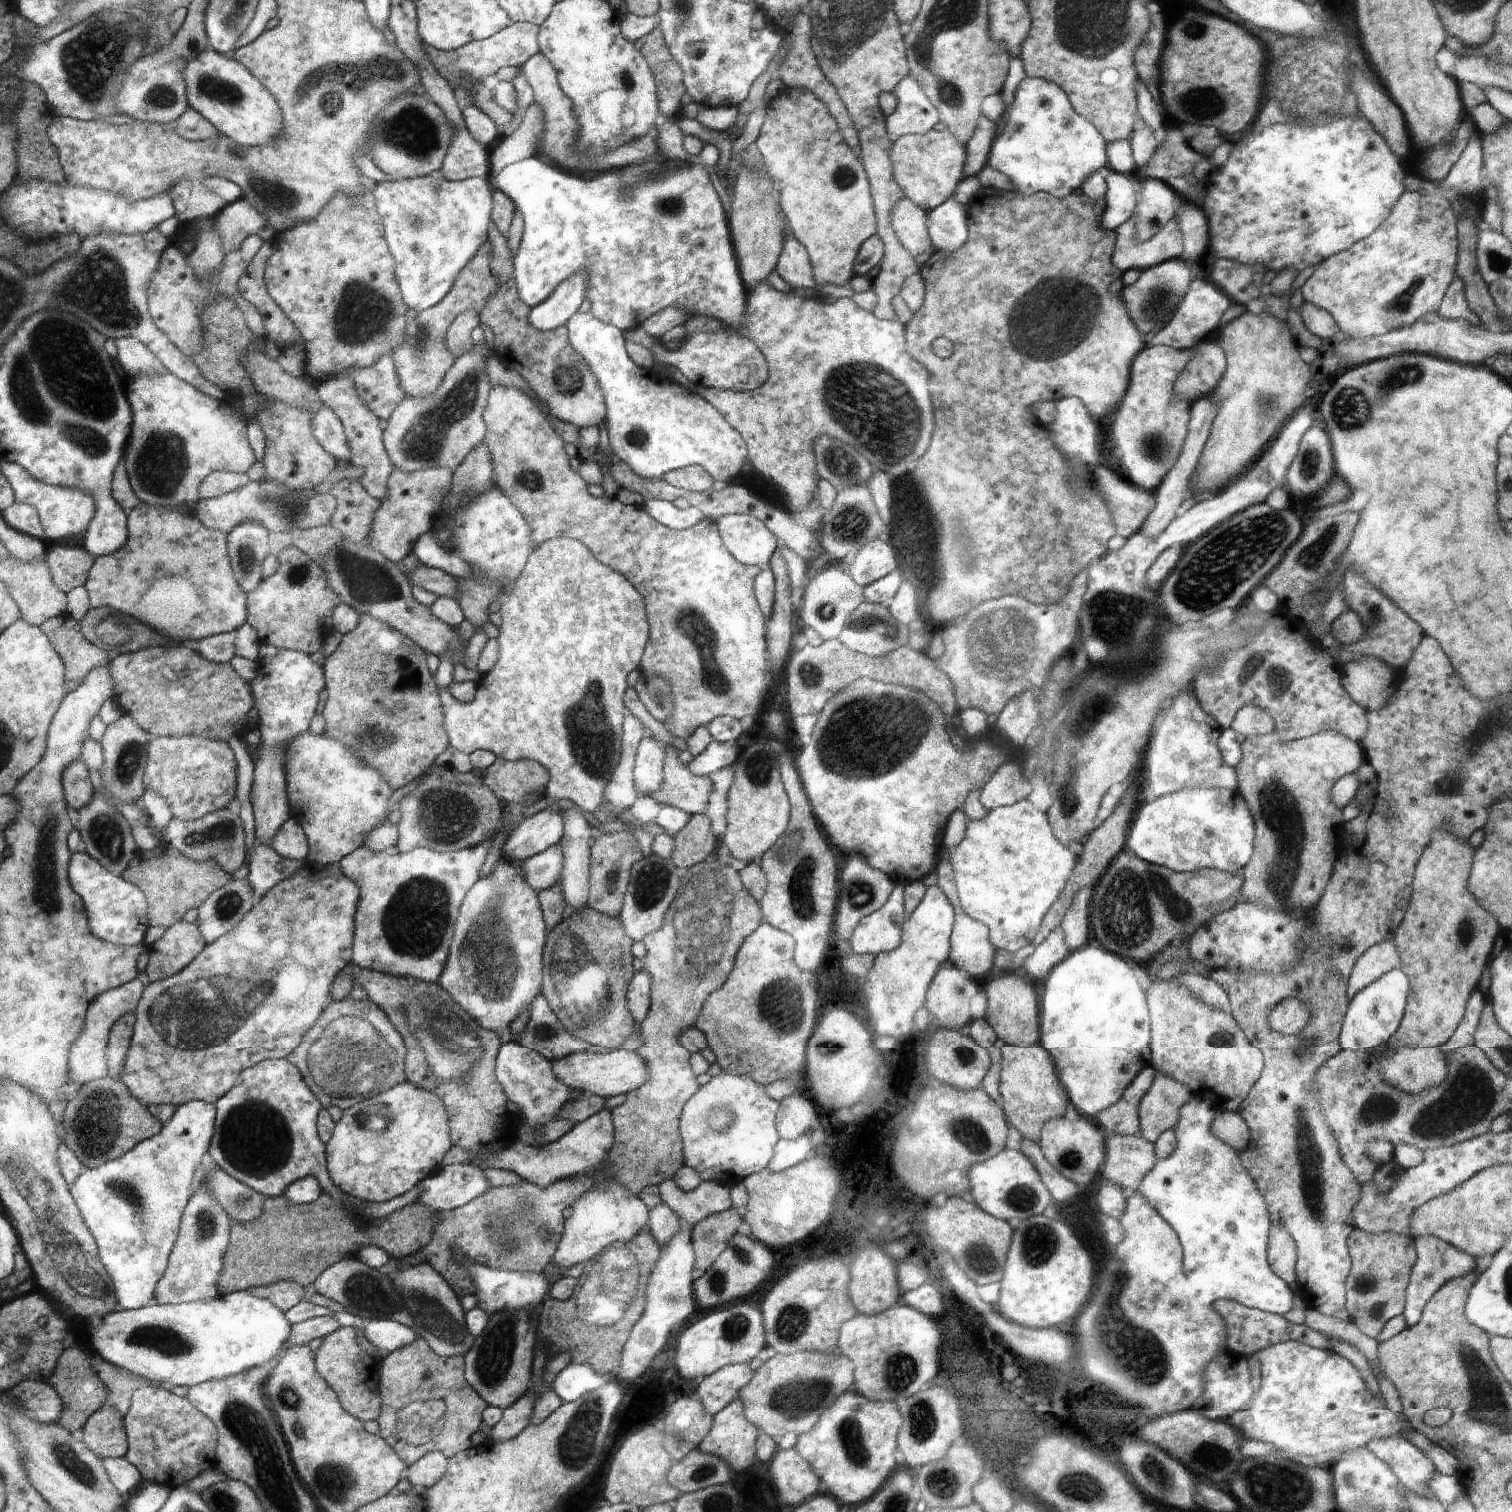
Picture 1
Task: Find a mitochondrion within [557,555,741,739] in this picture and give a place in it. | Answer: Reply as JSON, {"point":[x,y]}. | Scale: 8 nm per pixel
{"point":[691,621]}

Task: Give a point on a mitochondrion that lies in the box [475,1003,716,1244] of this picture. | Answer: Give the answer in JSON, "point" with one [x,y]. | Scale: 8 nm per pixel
{"point":[542,1030]}

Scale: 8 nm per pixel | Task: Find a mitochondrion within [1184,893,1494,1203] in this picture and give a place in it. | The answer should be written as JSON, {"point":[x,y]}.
{"point":[1381,1105]}

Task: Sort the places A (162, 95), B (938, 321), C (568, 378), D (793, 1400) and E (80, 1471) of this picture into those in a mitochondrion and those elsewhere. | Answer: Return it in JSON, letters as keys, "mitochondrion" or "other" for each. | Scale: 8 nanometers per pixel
{"A":"mitochondrion","B":"other","C":"mitochondrion","D":"mitochondrion","E":"mitochondrion"}

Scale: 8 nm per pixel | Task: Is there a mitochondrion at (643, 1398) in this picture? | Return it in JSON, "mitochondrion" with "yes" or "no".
{"mitochondrion":"no"}

